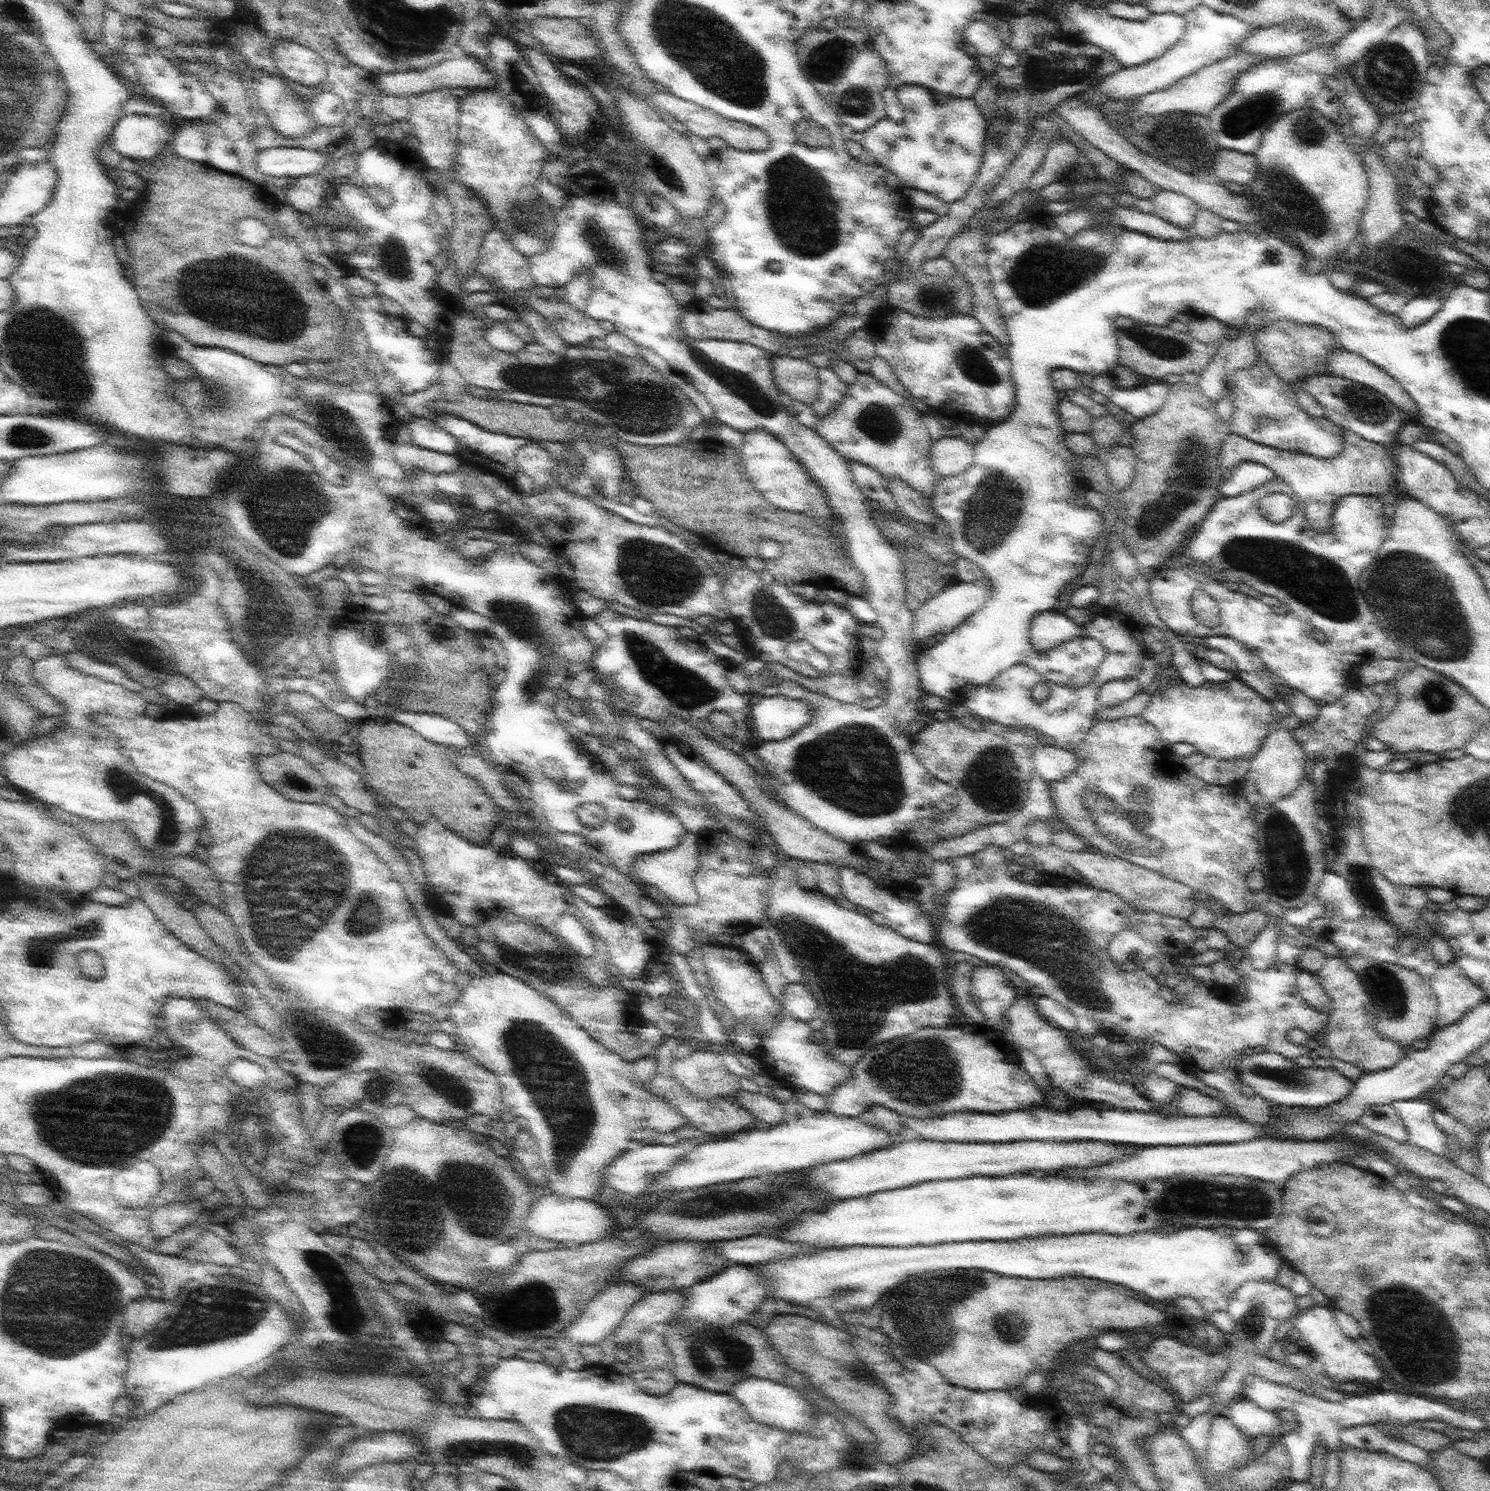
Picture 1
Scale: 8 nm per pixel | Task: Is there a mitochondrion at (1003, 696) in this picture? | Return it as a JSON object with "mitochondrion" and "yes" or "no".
{"mitochondrion":"no"}

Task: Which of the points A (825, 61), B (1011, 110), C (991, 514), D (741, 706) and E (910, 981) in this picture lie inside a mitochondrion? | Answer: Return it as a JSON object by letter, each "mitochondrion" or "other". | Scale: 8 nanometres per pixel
{"A":"mitochondrion","B":"mitochondrion","C":"mitochondrion","D":"other","E":"mitochondrion"}

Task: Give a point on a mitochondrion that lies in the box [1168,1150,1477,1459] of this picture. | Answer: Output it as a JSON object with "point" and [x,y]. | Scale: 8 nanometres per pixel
{"point":[1422,1318]}

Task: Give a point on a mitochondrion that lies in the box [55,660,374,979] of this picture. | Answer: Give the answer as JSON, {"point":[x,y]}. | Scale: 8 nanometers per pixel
{"point":[166,836]}

